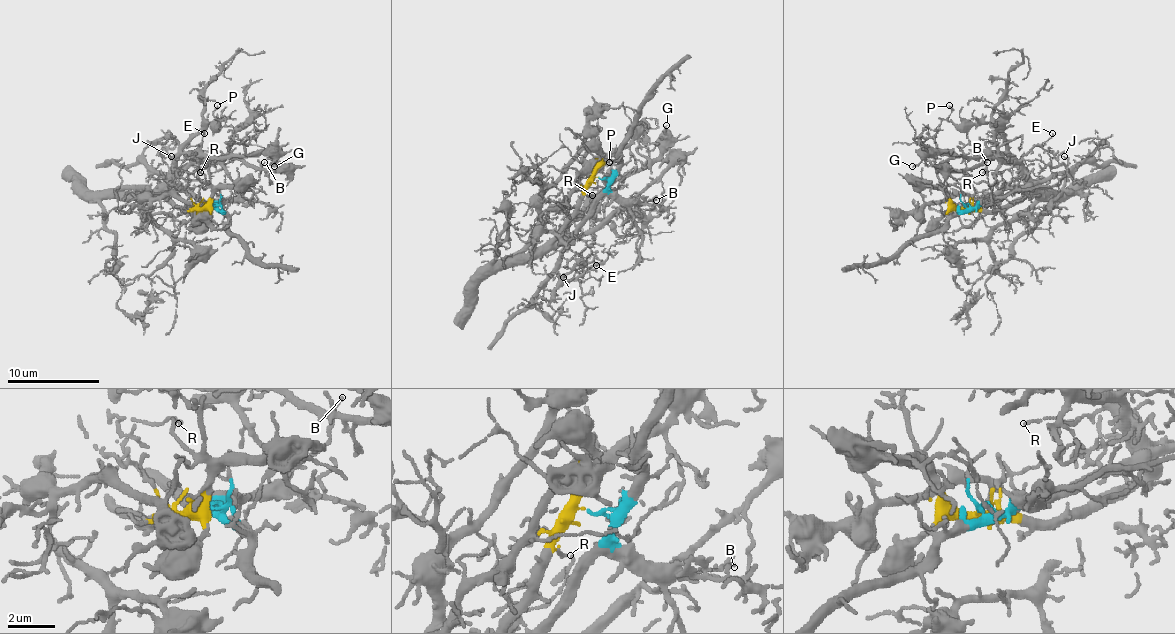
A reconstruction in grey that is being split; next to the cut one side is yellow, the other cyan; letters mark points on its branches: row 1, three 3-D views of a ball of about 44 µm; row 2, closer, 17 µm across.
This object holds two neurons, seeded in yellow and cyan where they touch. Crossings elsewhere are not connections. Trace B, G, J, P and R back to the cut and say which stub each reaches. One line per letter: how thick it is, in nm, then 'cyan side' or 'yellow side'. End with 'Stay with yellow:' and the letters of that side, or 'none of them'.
B: calibre 130 nm; cyan side
G: calibre 140 nm; yellow side
J: calibre 150 nm; cyan side
P: calibre 150 nm; yellow side
R: calibre 110 nm; yellow side
Stay with yellow: G, P, R

